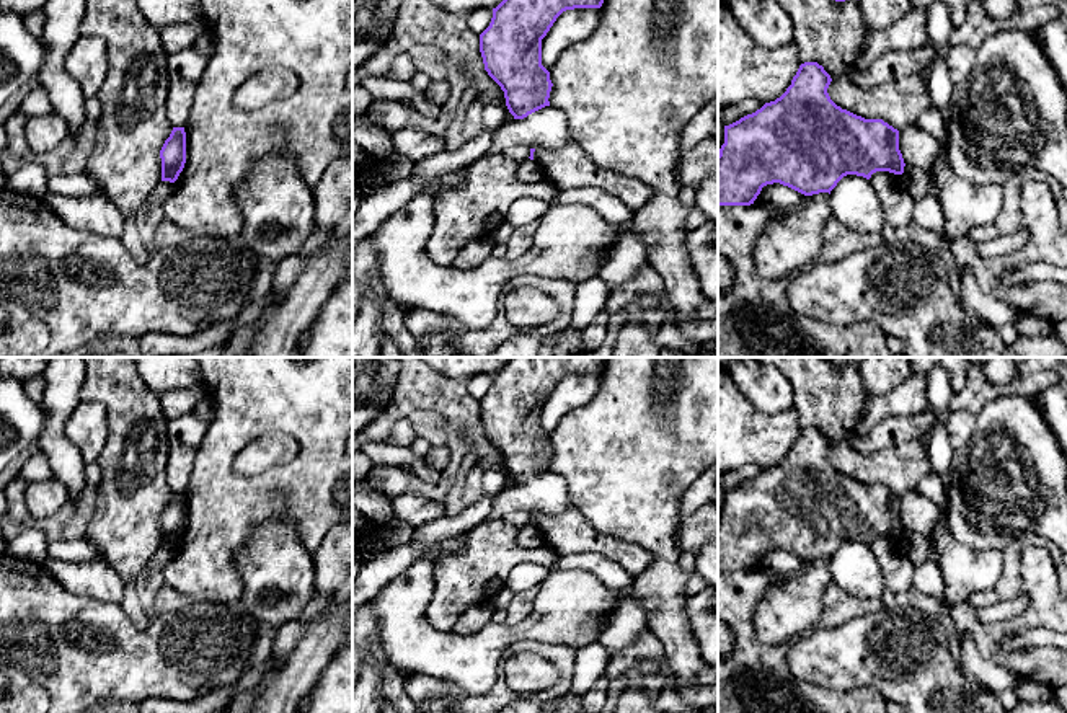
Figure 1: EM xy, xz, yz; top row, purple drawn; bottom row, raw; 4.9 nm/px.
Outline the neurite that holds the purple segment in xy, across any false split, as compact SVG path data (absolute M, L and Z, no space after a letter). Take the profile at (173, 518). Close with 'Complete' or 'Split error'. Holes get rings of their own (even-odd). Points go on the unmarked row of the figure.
M173 493L162 516L162 547L175 548L186 529L186 498L184 493Z. Complete

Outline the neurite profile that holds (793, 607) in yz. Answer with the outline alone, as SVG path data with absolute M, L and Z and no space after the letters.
M829 558L808 561L801 573L780 574L778 584L759 604L754 628L759 641L777 644L814 628L822 615L824 591L832 582Z

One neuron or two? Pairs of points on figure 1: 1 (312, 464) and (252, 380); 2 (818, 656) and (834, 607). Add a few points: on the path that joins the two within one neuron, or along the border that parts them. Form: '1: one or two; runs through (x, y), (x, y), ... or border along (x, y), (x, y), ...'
1: one; runs through (312, 442), (273, 402)
2: two; border along (863, 615), (834, 627), (814, 628)

